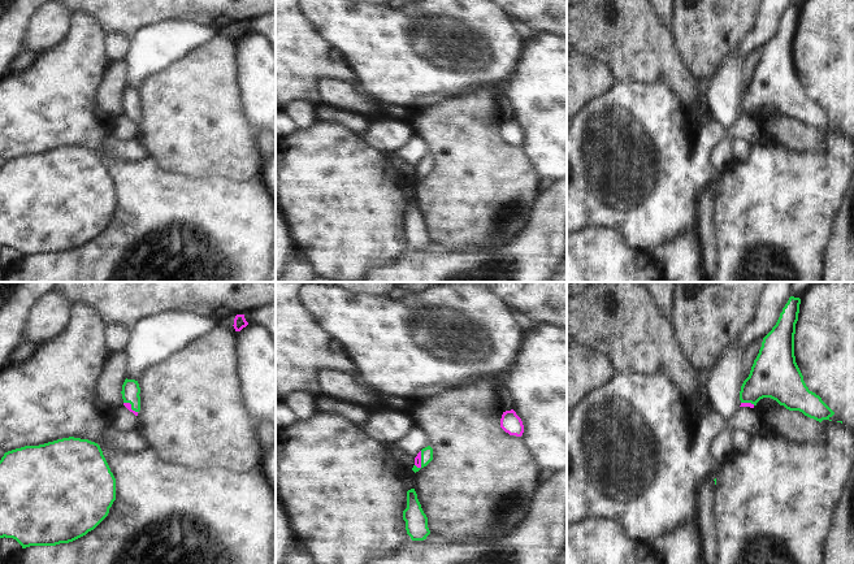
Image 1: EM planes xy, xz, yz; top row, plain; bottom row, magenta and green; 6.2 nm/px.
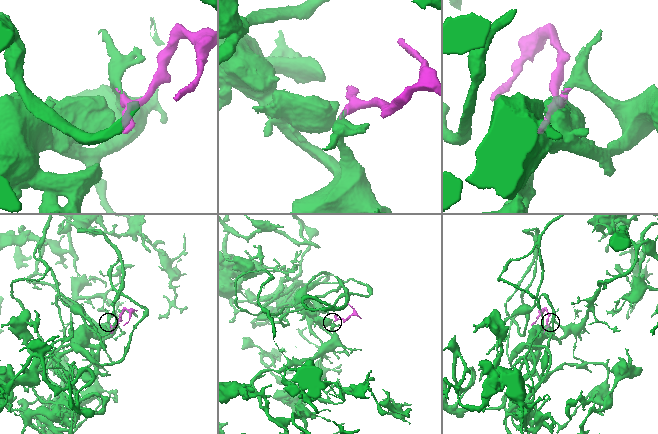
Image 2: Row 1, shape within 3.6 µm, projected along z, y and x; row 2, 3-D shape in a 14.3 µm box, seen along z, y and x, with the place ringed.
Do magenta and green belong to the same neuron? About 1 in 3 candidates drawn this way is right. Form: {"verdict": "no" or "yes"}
{"verdict": "yes"}

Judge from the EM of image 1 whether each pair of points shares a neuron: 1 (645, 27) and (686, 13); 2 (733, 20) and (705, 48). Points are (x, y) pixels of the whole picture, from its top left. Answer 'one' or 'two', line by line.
1: two
2: one

